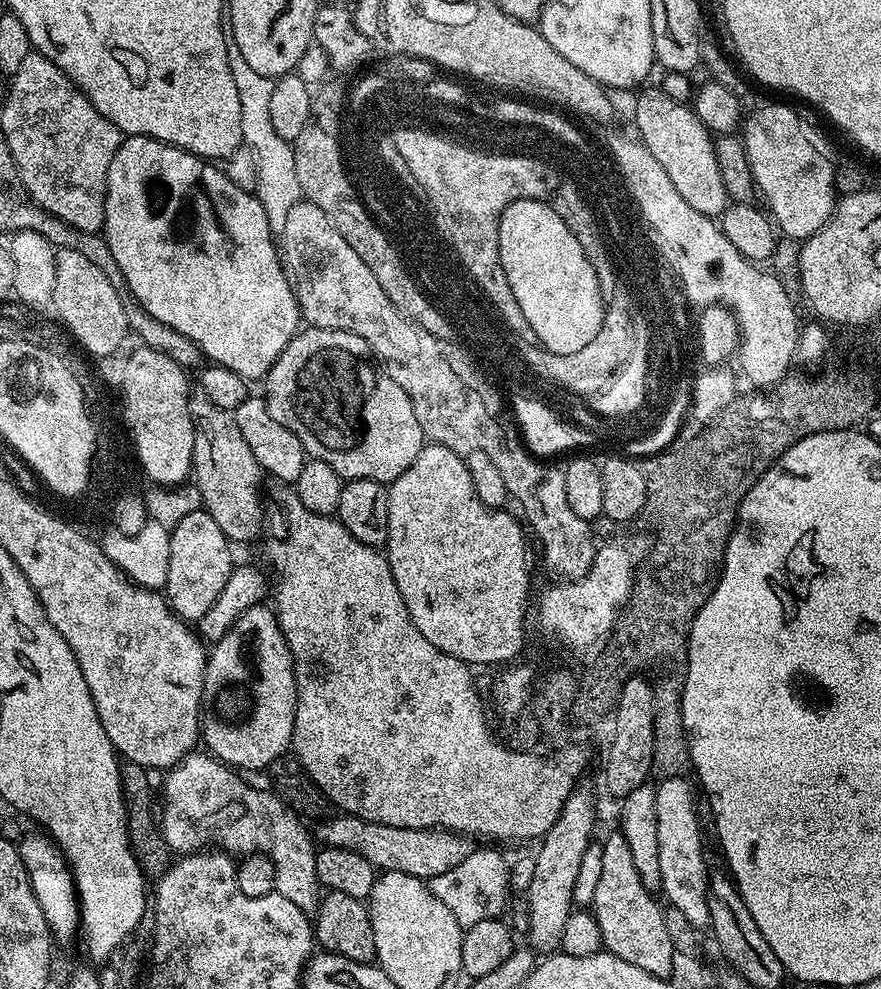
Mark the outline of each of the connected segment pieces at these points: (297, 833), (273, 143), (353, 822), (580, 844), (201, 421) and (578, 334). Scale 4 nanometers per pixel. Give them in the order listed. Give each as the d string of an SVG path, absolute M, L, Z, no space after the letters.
M193 750L189 752L188 755L185 756L183 760L179 760L173 768L167 769L165 776L168 777L164 780L164 817L159 817L158 827L163 833L165 842L173 853L187 854L190 852L199 852L207 845L204 844L207 840L213 840L213 842L216 843L213 845L219 846L223 851L236 858L251 858L257 854L267 856L269 860L274 862L274 878L276 879L275 892L282 894L282 898L290 898L290 902L294 902L294 906L305 910L315 909L317 905L319 905L322 895L322 885L320 881L316 879L316 854L318 848L314 843L313 833L311 831L307 832L307 830L304 829L304 824L300 821L303 819L301 819L293 809L289 808L275 791L269 790L269 792L263 792L260 788L251 788L251 786L240 777L243 775L237 774L233 769L229 768L227 764L220 763L215 756L204 750Z
M225 27L226 58L230 58L230 74L234 74L234 87L238 90L238 102L242 104L242 134L244 144L256 151L256 188L254 195L264 208L268 225L273 230L283 228L286 214L302 198L298 186L298 173L294 170L294 150L289 141L274 134L274 126L270 123L270 98L274 95L273 77L258 74L242 58L242 50L238 50L238 42L234 42L234 30Z
M335 815L322 821L320 829L315 829L315 839L330 848L345 848L354 850L354 854L362 854L366 862L370 862L381 873L401 872L430 882L438 874L454 870L454 866L458 866L462 858L474 851L473 841L458 832L445 832L435 828L399 828L370 822L357 816Z
M583 786L573 788L570 798L558 814L551 830L539 841L540 849L536 852L536 861L532 864L532 877L528 880L526 901L530 912L530 928L527 939L537 953L548 954L559 949L560 939L566 927L566 920L574 911L572 895L574 882L578 879L578 866L582 866L582 854L586 854L593 839L592 827L596 824L596 800L592 792Z
M196 394L191 397L188 401L190 406L190 414L192 419L196 421L194 426L194 454L192 455L192 470L191 475L196 476L196 488L200 491L199 503L202 505L204 511L209 512L214 518L214 522L218 522L218 526L222 526L222 534L226 534L229 541L237 542L236 540L252 540L261 535L262 525L266 520L266 508L260 505L260 476L262 477L262 469L258 458L254 458L254 454L250 454L250 446L246 446L246 438L242 438L242 430L238 430L238 422L236 421L235 415L232 412L222 410L222 406L214 406L214 402L210 402L206 399L203 394Z
M516 200L506 206L500 219L498 246L502 270L506 270L506 282L510 282L510 290L514 290L514 298L518 306L522 306L522 314L526 314L526 322L530 322L530 330L534 330L540 347L556 355L578 354L578 350L582 350L582 346L588 345L594 334L598 334L606 307L600 296L594 268L578 238L574 238L566 222L558 218L551 204L543 200Z

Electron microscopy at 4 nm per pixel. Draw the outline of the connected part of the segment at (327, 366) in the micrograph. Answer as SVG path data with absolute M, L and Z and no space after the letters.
M311 326L297 331L286 346L286 350L282 350L282 354L278 354L274 366L270 366L267 376L262 381L262 387L264 387L262 389L264 401L275 420L282 422L282 426L286 426L286 430L290 430L297 436L298 442L302 442L305 453L311 459L326 462L326 466L330 466L330 470L334 470L340 475L341 481L376 480L378 483L387 486L392 481L397 480L411 466L414 458L418 458L418 454L425 446L424 431L414 414L414 406L408 401L406 390L402 390L402 386L398 386L398 382L394 382L394 378L390 378L387 371L378 367L372 351L368 349L368 343L362 338L358 338L358 334L353 332L338 330L337 328L314 328Z

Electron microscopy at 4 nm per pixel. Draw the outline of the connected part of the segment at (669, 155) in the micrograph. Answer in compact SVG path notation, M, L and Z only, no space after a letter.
M652 86L647 90L649 92L641 91L637 98L634 126L640 131L639 139L648 147L650 154L662 162L678 194L682 194L682 198L686 198L686 202L690 202L698 214L719 218L730 201L724 179L718 170L713 133L708 131L688 104L676 104L674 98L666 98L659 87Z

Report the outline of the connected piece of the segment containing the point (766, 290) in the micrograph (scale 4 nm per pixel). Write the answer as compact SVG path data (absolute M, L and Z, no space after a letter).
M726 246L728 266L724 272L708 274L706 278L688 278L692 284L684 284L683 299L690 305L697 304L703 310L713 306L729 308L740 328L738 361L744 376L757 389L767 390L773 384L789 375L796 355L796 339L800 336L801 325L796 324L796 310L784 289L781 277L757 266L748 260L734 246Z

